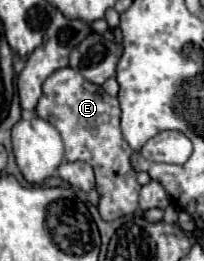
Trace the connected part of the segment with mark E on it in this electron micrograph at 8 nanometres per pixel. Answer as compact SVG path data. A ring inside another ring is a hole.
M67 66L45 80L43 96L37 102L35 114L59 130L65 144L65 158L69 162L81 160L91 164L95 170L99 192L97 208L103 220L115 220L137 210L141 184L137 182L137 172L131 166L131 156L135 152L121 134L121 109L117 97L108 95L100 86L87 86L83 76Z

